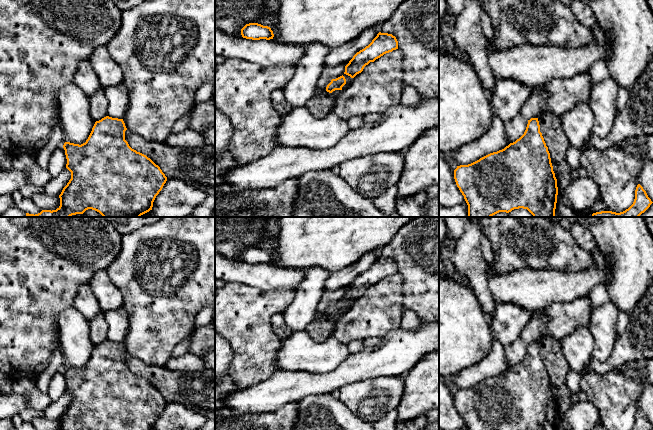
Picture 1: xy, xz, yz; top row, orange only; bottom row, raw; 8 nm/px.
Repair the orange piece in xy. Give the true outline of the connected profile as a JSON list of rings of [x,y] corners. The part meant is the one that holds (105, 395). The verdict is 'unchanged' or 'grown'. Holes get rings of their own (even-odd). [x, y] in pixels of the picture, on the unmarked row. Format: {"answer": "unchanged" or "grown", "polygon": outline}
{"answer": "unchanged", "polygon": [[[106,340],[95,346],[85,367],[64,367],[66,392],[71,396],[71,403],[59,419],[60,430],[153,430],[167,401],[150,382],[129,370],[125,364],[126,354],[123,343]]]}

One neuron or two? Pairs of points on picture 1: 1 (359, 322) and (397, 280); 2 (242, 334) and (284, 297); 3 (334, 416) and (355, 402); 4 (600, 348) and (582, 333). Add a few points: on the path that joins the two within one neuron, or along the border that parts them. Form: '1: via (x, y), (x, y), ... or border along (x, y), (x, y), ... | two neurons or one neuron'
1: via (369, 312), (389, 290) | one neuron
2: via (252, 327), (274, 305) | one neuron
3: border along (338, 398), (354, 414), (362, 419) | two neurons
4: border along (589, 325), (594, 340), (594, 349), (591, 357) | two neurons

